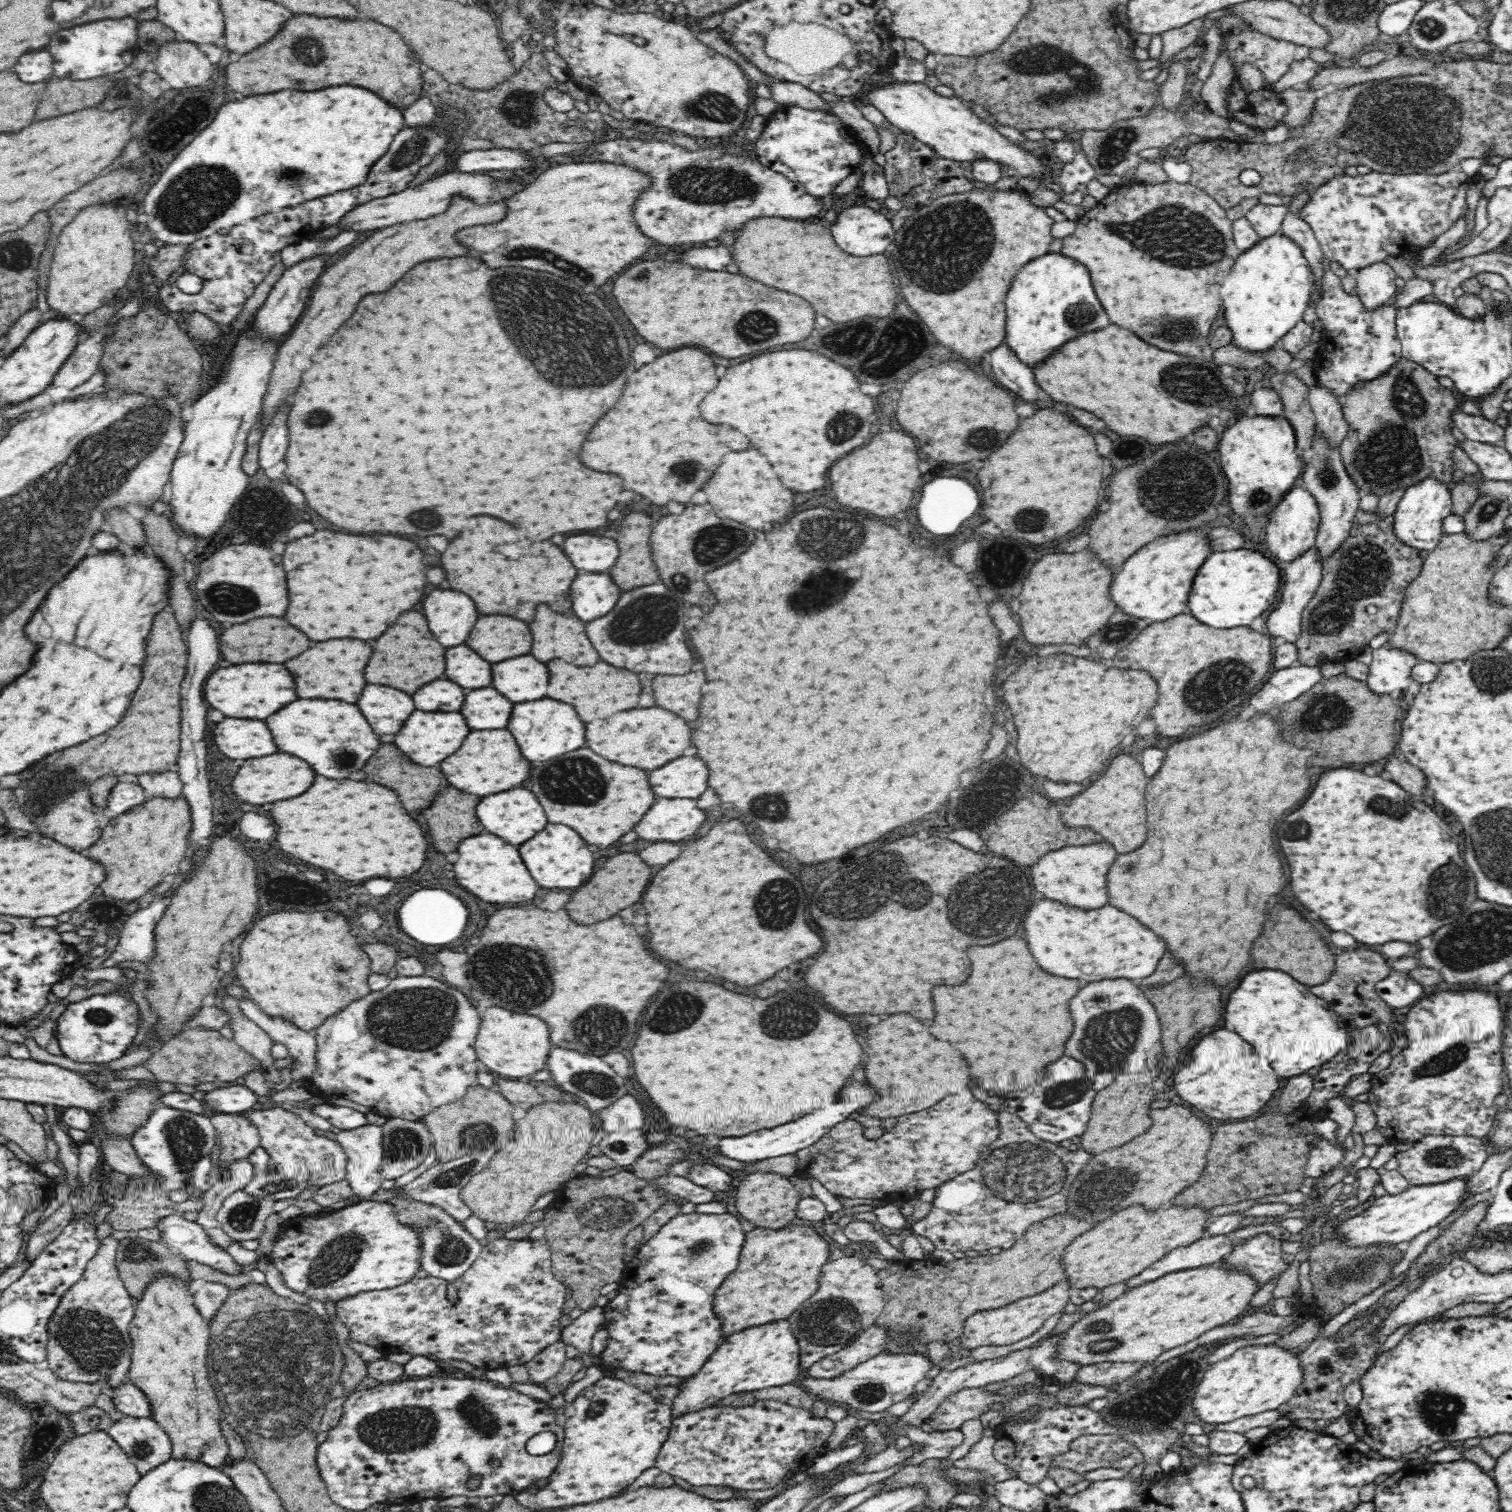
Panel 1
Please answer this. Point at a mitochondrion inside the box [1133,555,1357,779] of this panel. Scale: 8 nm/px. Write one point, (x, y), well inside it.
(1214, 689)

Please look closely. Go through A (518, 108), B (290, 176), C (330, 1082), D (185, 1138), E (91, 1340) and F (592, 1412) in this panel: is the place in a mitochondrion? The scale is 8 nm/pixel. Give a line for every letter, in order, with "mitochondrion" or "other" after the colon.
A: mitochondrion
B: mitochondrion
C: other
D: mitochondrion
E: mitochondrion
F: other

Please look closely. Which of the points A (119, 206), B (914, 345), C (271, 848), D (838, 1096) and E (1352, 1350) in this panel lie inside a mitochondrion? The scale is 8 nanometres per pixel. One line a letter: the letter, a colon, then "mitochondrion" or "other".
A: other
B: other
C: other
D: other
E: mitochondrion

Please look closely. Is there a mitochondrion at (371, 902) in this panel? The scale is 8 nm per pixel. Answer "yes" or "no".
no

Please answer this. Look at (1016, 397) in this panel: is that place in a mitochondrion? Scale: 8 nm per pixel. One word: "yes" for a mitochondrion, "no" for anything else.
no

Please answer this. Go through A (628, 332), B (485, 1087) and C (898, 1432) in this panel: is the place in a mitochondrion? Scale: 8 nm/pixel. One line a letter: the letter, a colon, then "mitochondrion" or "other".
A: mitochondrion
B: other
C: other

